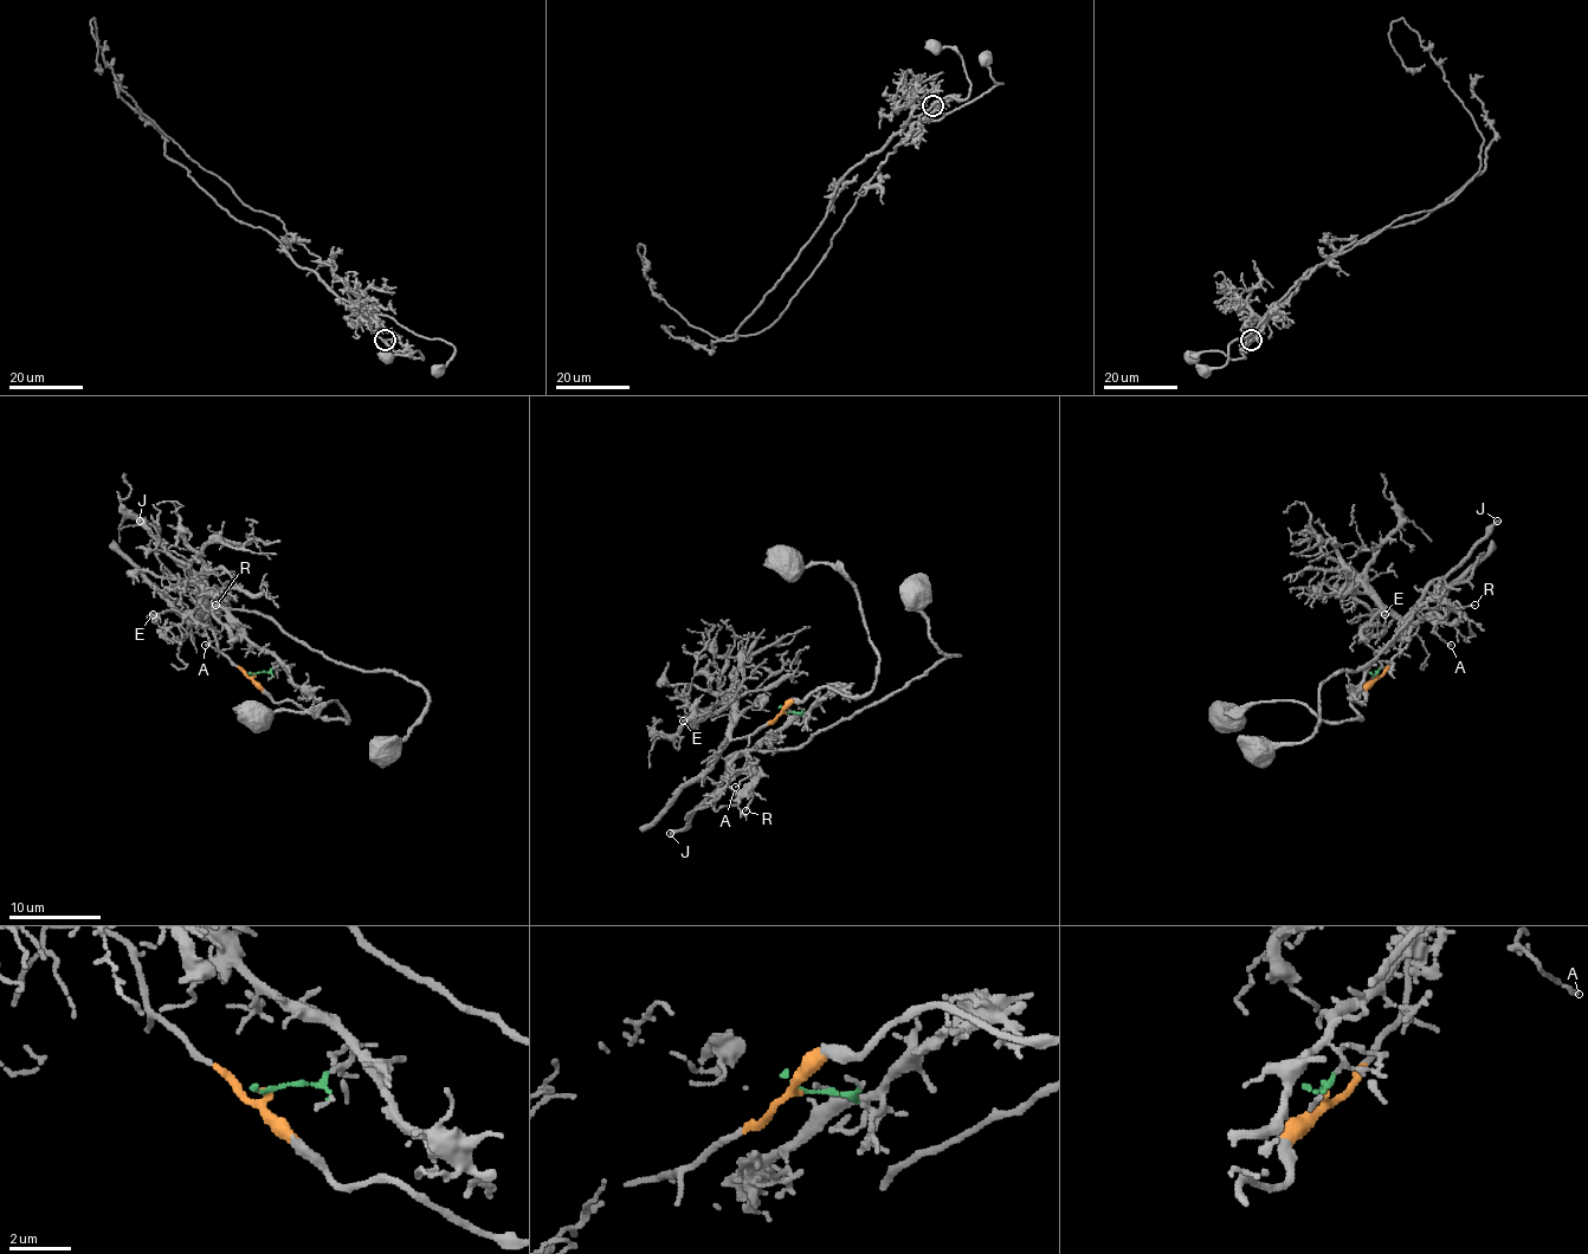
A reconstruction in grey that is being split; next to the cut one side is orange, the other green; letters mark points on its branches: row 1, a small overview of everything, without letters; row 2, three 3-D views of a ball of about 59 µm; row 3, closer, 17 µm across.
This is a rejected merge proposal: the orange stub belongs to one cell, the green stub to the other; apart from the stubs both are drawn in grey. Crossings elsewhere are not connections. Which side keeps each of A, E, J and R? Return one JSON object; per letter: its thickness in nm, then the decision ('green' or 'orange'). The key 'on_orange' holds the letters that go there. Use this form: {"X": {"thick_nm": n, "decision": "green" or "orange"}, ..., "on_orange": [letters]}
{"A": {"thick_nm": 110, "decision": "green"}, "E": {"thick_nm": 70, "decision": "orange"}, "J": {"thick_nm": 280, "decision": "green"}, "R": {"thick_nm": 130, "decision": "green"}, "on_orange": ["E"]}

